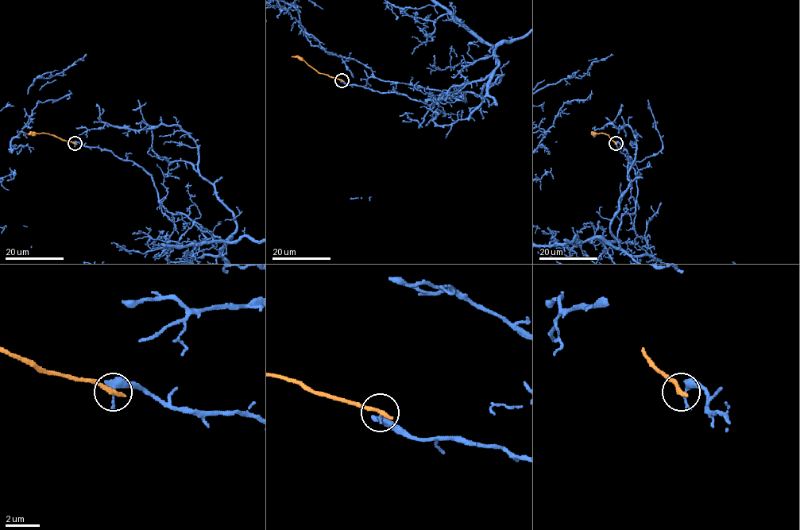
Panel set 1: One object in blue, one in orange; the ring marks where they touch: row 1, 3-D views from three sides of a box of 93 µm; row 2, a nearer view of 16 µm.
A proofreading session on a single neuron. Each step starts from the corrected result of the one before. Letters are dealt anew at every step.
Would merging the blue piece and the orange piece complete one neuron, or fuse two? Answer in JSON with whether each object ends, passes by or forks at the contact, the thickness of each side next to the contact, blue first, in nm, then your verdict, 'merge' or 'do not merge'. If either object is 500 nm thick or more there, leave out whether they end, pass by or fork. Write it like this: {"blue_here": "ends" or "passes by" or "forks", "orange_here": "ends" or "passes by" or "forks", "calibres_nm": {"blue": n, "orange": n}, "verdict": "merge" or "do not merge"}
{"blue_here": "ends", "orange_here": "ends", "calibres_nm": {"blue": 400, "orange": 320}, "verdict": "do not merge"}

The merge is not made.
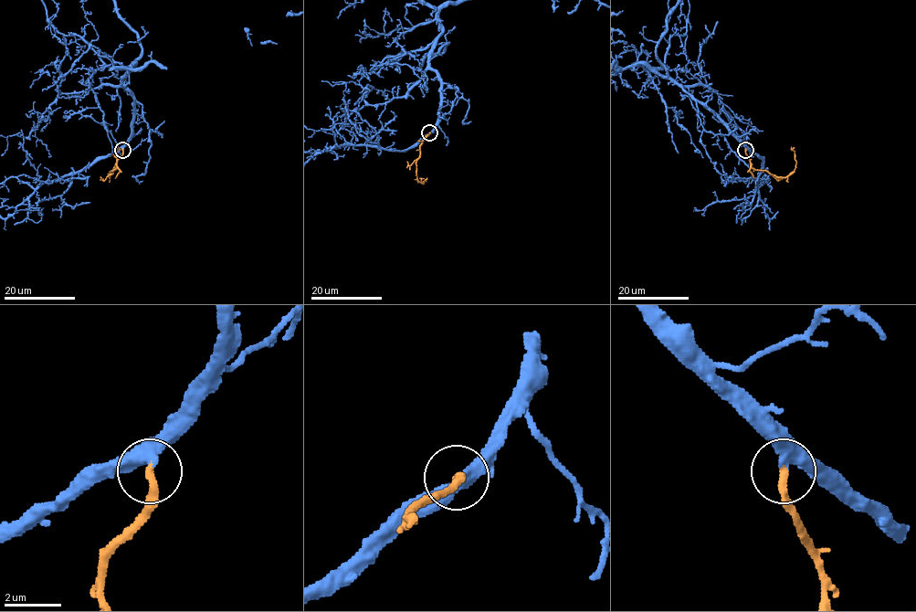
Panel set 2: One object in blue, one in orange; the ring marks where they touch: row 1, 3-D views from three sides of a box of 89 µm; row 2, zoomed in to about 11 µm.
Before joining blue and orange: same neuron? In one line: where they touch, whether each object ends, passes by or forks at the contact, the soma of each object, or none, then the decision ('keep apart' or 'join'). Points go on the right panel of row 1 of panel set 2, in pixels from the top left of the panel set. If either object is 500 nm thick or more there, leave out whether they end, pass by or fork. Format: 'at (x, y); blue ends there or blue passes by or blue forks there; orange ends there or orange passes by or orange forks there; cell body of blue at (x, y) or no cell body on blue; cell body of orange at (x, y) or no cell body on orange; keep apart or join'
at (745, 150); blue passes by; orange ends there; no cell body on blue; no cell body on orange; join

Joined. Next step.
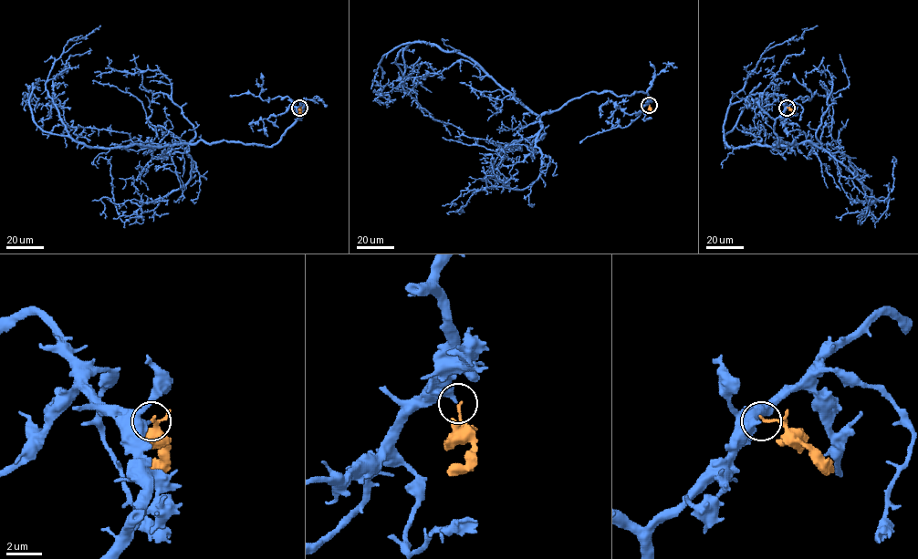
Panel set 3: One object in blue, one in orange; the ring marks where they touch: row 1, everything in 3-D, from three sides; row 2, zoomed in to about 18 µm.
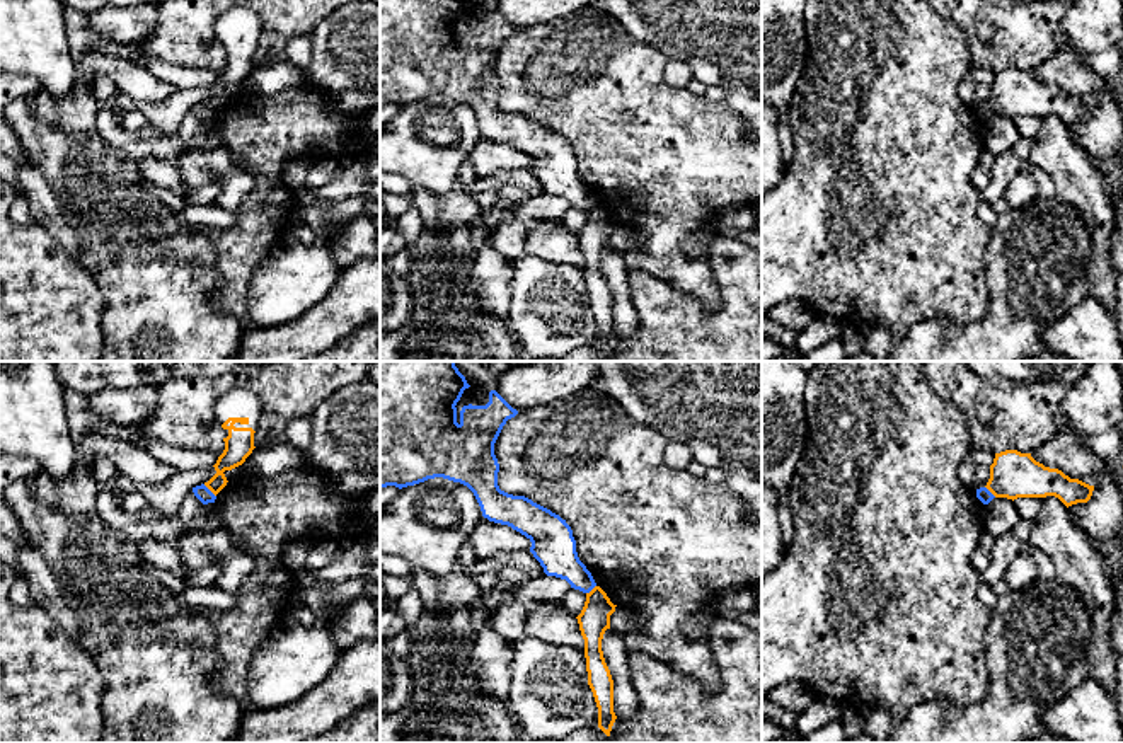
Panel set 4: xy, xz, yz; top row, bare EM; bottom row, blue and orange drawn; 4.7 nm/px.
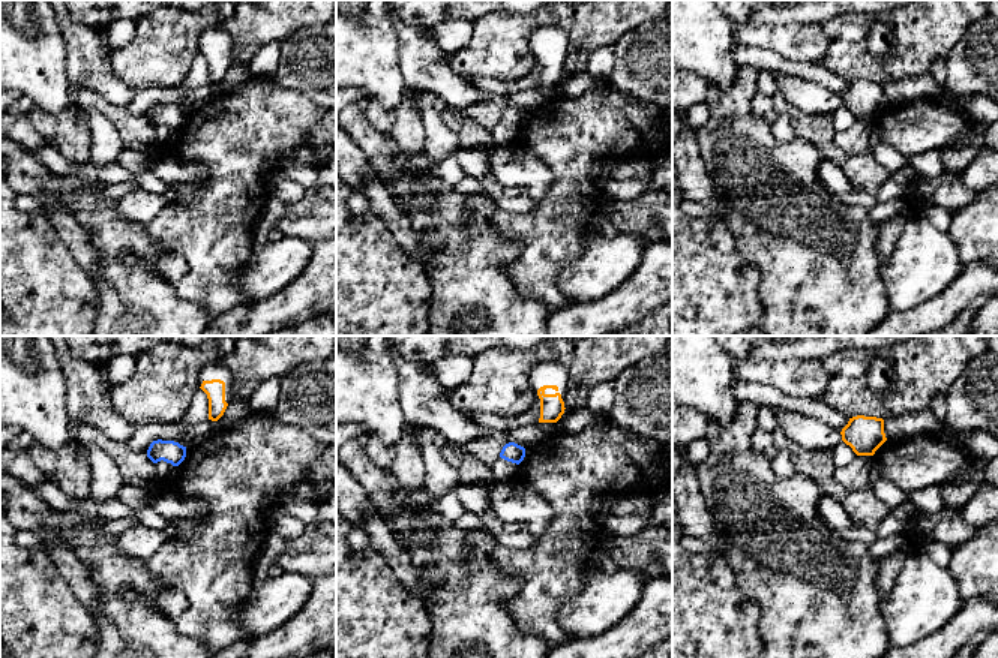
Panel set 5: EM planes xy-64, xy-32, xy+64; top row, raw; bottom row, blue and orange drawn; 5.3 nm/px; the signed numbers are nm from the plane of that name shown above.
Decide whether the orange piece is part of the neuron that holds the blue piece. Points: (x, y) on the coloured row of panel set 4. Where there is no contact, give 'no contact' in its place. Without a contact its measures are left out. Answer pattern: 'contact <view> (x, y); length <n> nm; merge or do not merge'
contact xy (210, 491); length 90 nm; do not merge

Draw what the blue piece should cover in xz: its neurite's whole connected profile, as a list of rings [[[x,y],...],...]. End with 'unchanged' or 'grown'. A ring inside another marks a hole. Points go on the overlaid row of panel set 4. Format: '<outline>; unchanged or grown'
[[[380,361],[380,489],[387,487],[387,486],[395,486],[395,487],[402,489],[407,486],[424,482],[428,479],[435,479],[435,477],[443,477],[443,479],[448,479],[453,482],[460,482],[474,492],[484,518],[487,518],[489,521],[494,521],[494,523],[508,525],[513,530],[525,535],[532,542],[530,552],[540,562],[540,566],[544,567],[544,573],[547,576],[556,576],[556,578],[566,579],[571,585],[571,588],[579,590],[583,593],[590,593],[596,586],[596,583],[595,583],[591,573],[586,569],[586,566],[578,557],[576,540],[574,540],[573,530],[566,523],[566,520],[562,520],[559,515],[533,503],[532,499],[528,499],[525,496],[508,494],[508,492],[501,491],[498,486],[499,464],[494,455],[494,443],[496,443],[503,426],[506,424],[506,421],[515,418],[516,414],[518,414],[518,411],[513,409],[496,390],[484,394],[481,389],[470,387],[467,383],[465,377],[455,366],[455,361]]]; grown

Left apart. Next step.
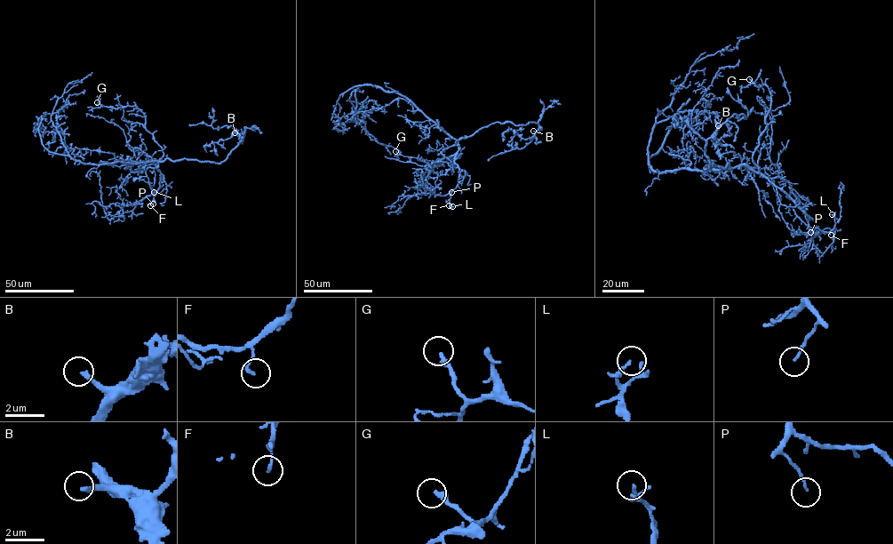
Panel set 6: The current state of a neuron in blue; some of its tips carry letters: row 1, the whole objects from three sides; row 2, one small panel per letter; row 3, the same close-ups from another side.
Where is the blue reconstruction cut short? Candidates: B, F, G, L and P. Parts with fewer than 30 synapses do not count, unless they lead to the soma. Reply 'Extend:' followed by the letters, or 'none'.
Extend: B, G

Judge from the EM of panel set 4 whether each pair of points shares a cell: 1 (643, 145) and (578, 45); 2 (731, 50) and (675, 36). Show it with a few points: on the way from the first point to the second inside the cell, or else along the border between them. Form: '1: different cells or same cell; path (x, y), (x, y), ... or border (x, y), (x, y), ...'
1: same cell; path (622, 120), (610, 101), (580, 70)
2: same cell; path (718, 36), (689, 36)

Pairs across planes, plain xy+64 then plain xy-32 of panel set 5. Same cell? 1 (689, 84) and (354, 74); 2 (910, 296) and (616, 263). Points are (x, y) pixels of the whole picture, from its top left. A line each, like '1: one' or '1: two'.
1: two
2: one

